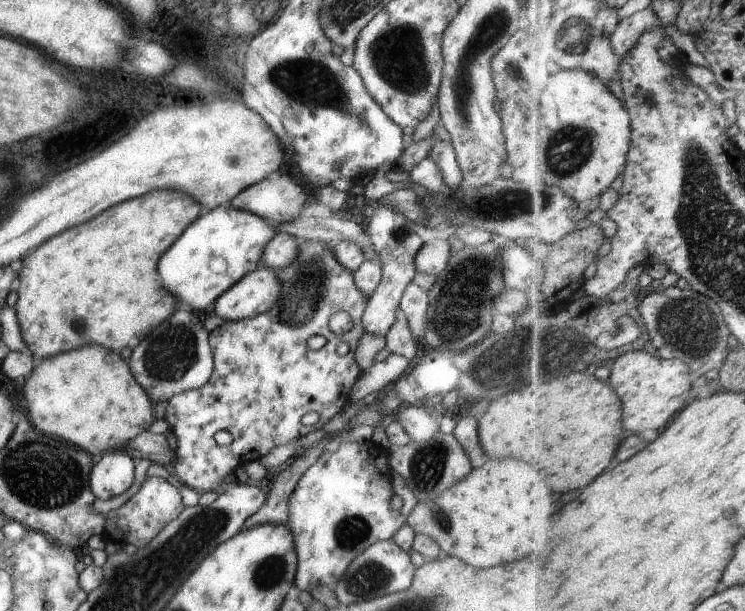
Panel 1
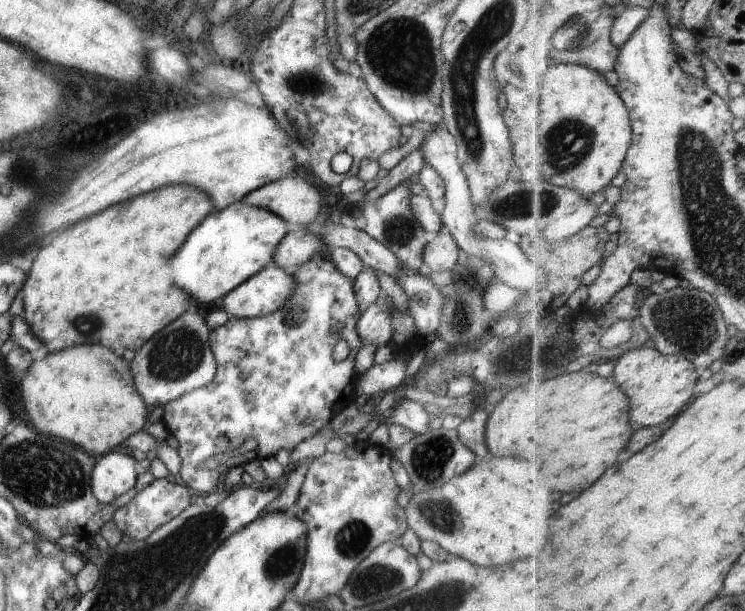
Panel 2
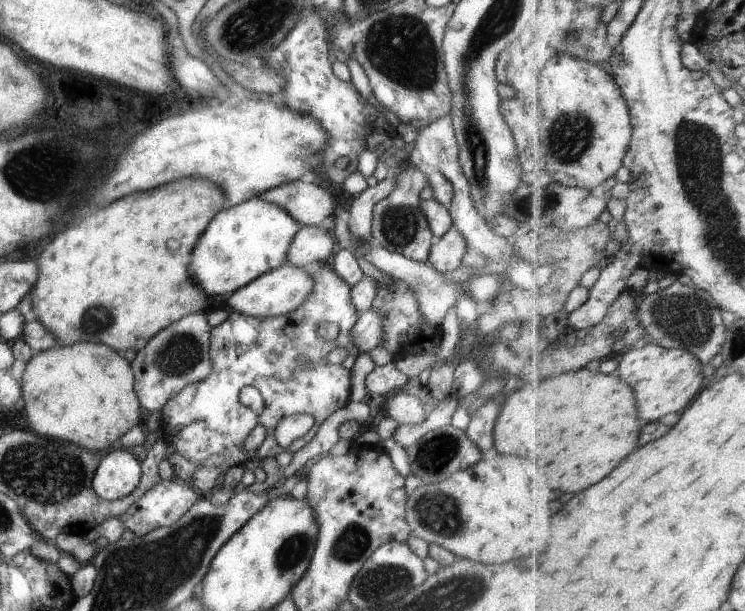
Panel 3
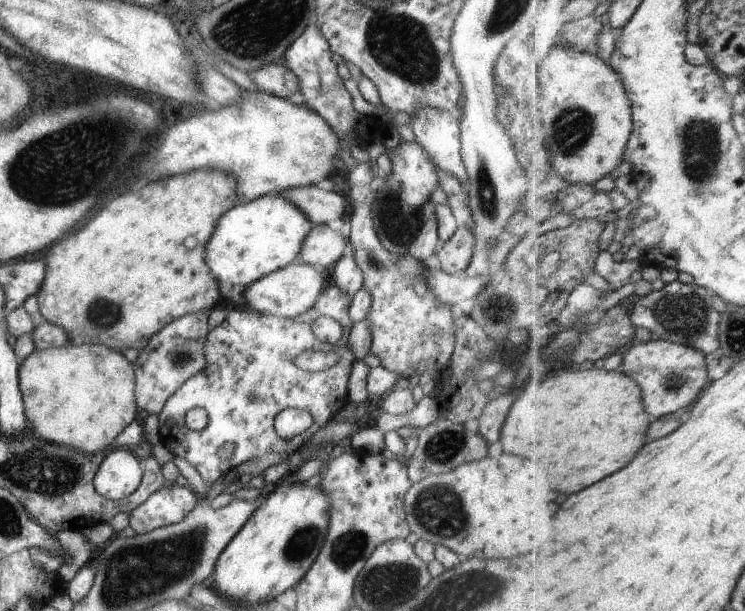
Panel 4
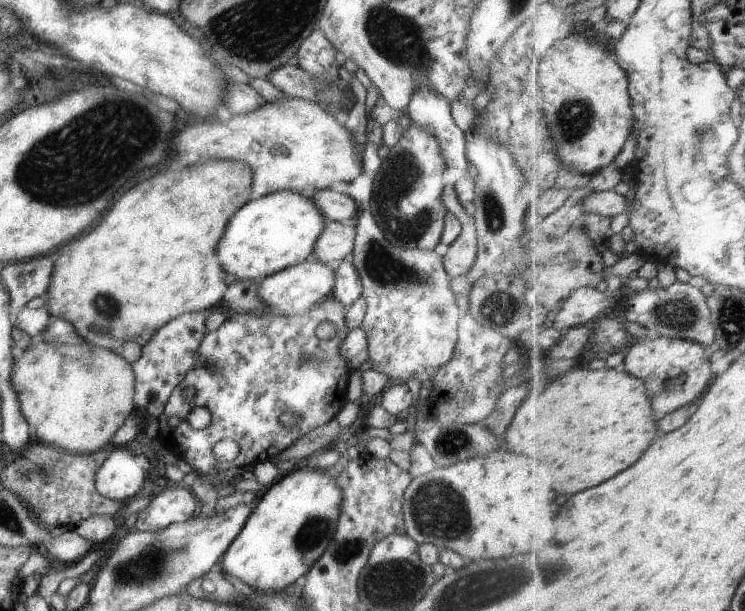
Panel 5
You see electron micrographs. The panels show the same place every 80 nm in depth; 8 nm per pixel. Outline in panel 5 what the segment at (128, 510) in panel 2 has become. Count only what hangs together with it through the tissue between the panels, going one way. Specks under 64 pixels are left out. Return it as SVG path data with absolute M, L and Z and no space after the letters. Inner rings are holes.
M181 484L160 486L148 506L139 511L136 529L155 532L171 523L183 522L196 514L196 501L192 491Z

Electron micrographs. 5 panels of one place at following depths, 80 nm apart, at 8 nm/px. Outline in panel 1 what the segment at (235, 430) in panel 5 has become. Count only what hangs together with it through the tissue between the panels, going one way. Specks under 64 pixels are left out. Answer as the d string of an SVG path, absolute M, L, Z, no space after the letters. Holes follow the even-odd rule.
M298 240L298 254L297 258L293 263L289 263L285 268L279 269L276 272L281 285L281 294L275 301L269 310L262 312L258 315L253 315L251 318L244 318L240 321L223 321L219 326L213 328L208 332L208 345L212 352L212 359L214 362L214 369L209 377L209 380L202 384L196 389L191 389L189 391L183 391L182 393L173 395L168 401L166 406L166 411L164 413L164 420L167 421L169 425L169 430L173 432L175 438L177 439L177 446L172 451L174 456L173 462L170 464L171 476L176 479L179 484L185 484L188 488L193 488L199 494L207 491L215 490L216 486L221 484L221 481L229 472L235 471L236 467L239 465L244 465L249 461L259 460L269 449L279 445L286 445L289 443L294 443L299 437L313 432L313 430L322 428L322 426L327 422L334 414L337 414L347 402L349 402L348 394L350 393L351 387L360 373L360 368L354 359L354 348L359 342L360 336L364 333L361 324L361 315L364 311L366 305L366 298L364 294L355 286L352 272L344 269L334 257L331 250L327 249L322 242L317 241L301 241ZM335 312L347 312L349 318L352 322L352 328L340 335L335 335L329 331L327 328L327 320L329 316L333 316ZM310 336L323 336L326 342L318 350L310 350L307 348L306 340ZM339 342L347 342L349 348L349 354L345 356L337 356L335 353L335 347ZM309 411L315 411L318 414L318 420L312 425L301 425L299 419L303 414ZM217 430L227 430L232 436L232 442L227 446L219 446L213 441L213 434Z

